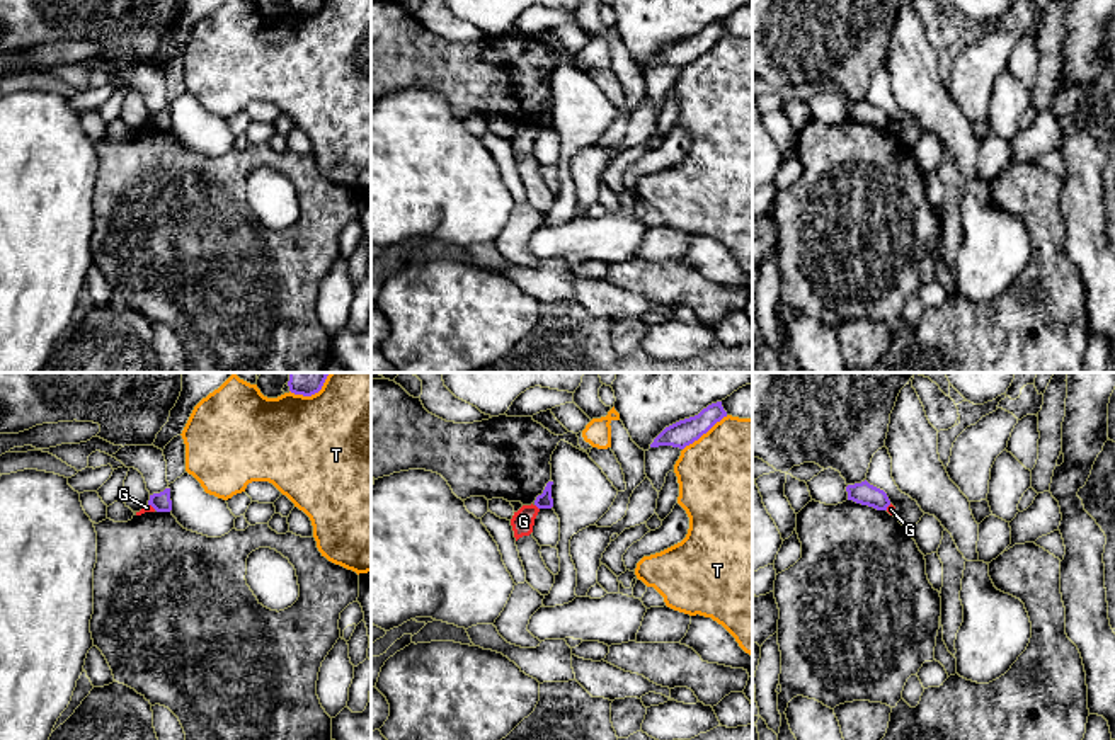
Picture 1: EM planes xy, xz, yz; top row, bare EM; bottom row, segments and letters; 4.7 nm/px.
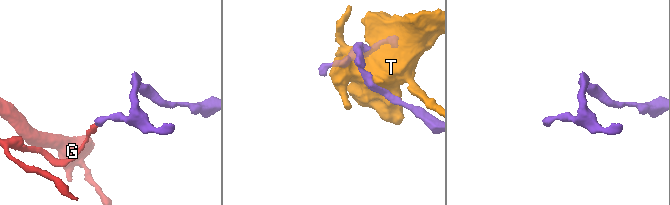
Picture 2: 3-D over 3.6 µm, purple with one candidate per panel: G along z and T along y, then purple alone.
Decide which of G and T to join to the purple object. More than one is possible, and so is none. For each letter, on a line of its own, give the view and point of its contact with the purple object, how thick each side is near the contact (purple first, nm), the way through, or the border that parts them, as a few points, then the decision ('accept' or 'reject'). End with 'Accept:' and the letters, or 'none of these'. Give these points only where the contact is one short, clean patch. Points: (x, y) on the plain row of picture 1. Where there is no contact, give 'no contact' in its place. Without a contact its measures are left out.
G: contact xz (537, 125); calibres 70 and 110 nm; border xz (535, 123), (538, 128); reject
T: contact xz (705, 51); calibres 120 and 500 nm; reject
Accept: none of these

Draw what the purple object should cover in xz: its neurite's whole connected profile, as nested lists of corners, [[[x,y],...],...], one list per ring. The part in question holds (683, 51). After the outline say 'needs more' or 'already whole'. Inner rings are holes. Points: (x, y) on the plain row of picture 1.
[[[722,20],[712,22],[698,34],[679,39],[666,46],[650,63],[650,66],[672,65],[684,68],[706,53],[717,41],[727,36]]]; already whole

